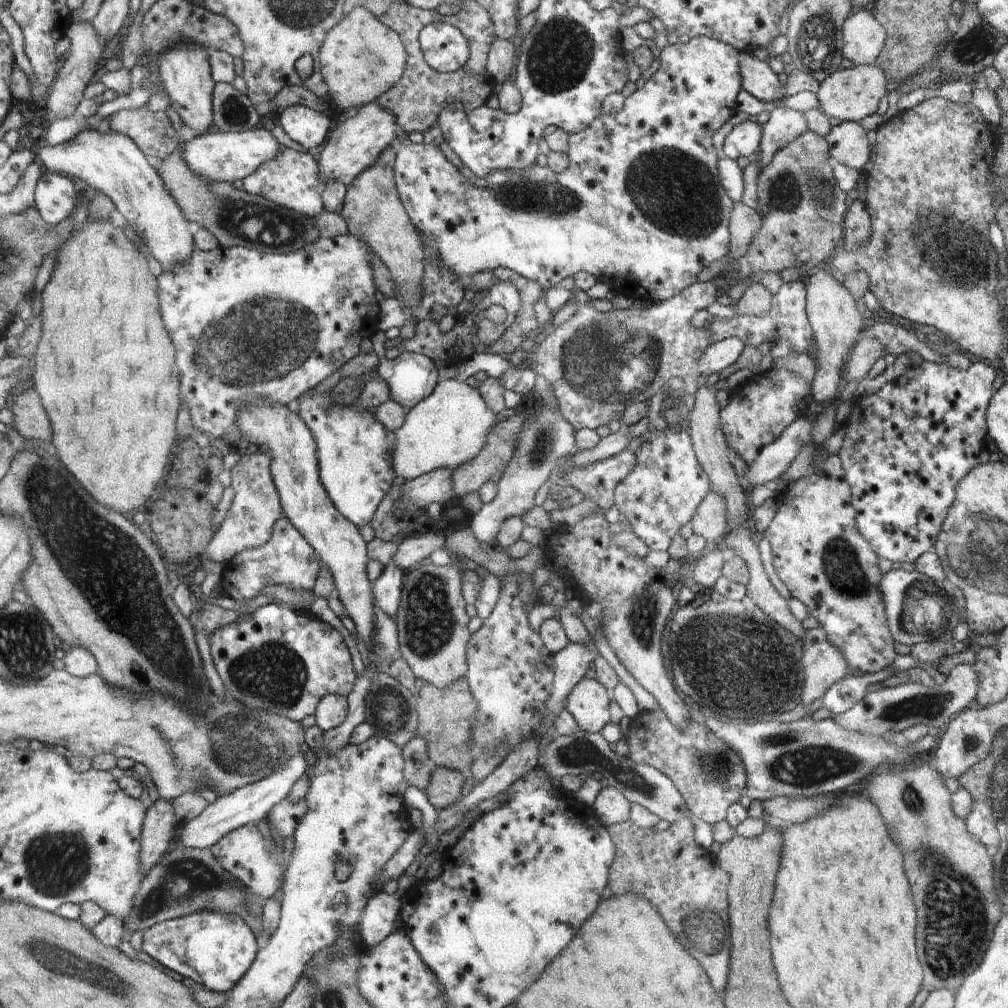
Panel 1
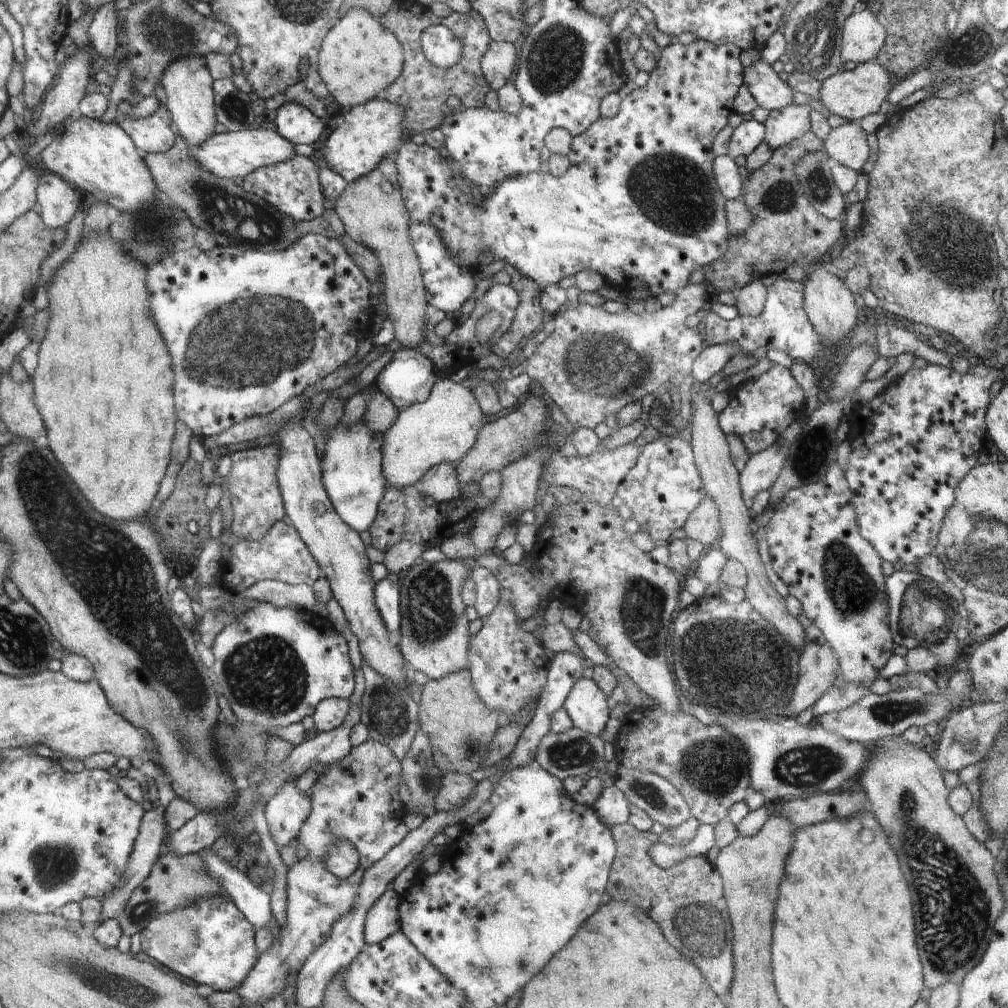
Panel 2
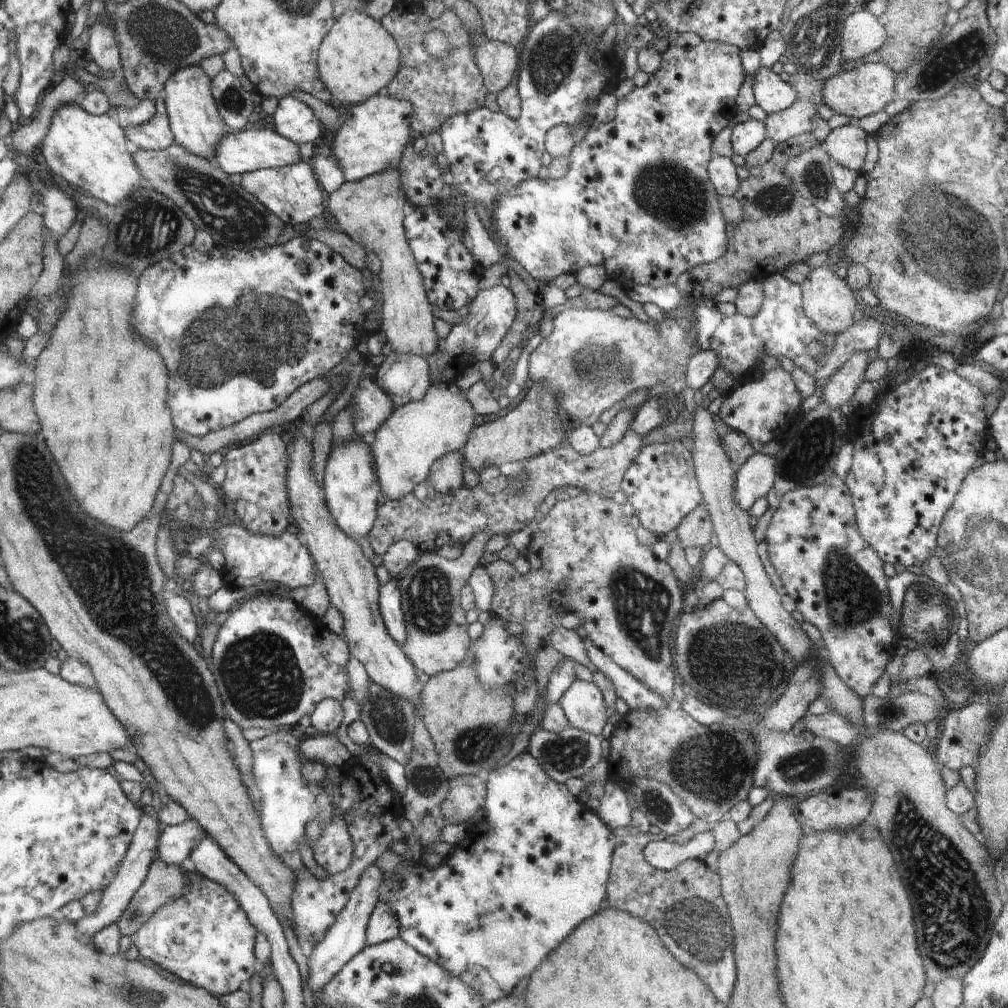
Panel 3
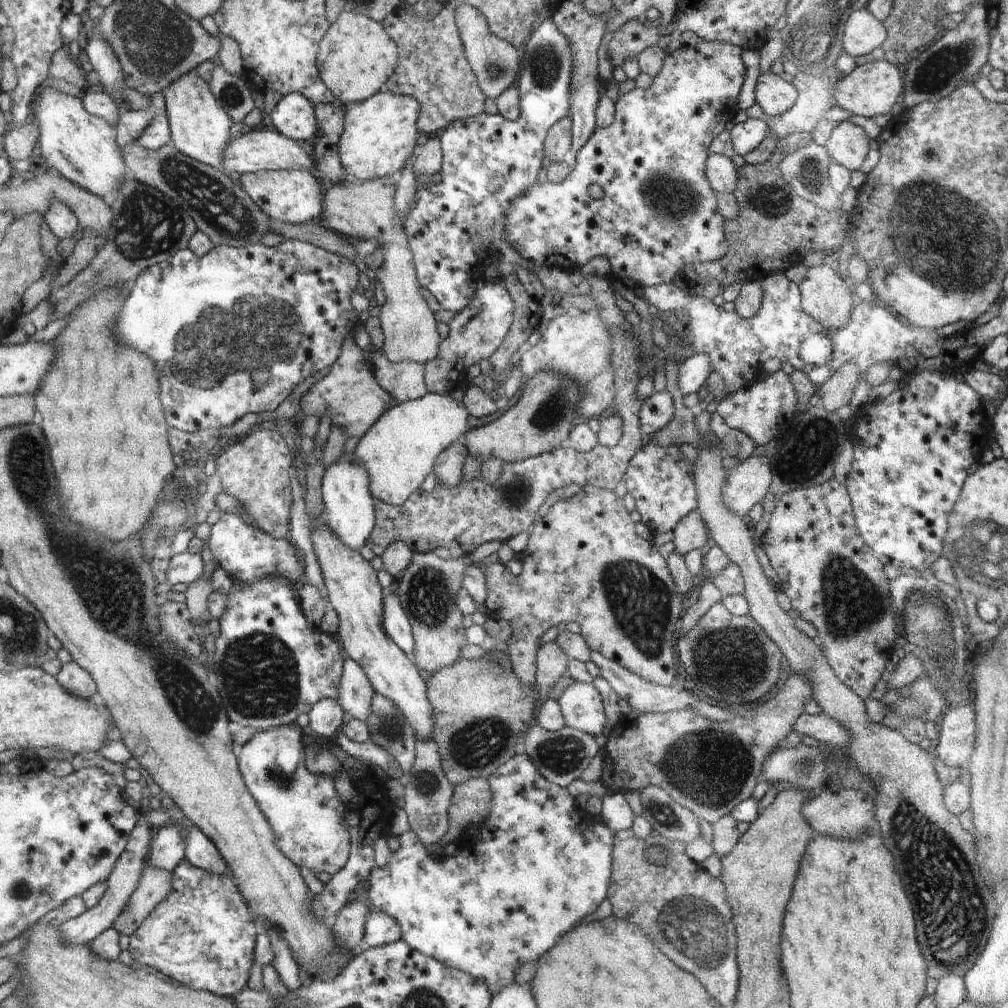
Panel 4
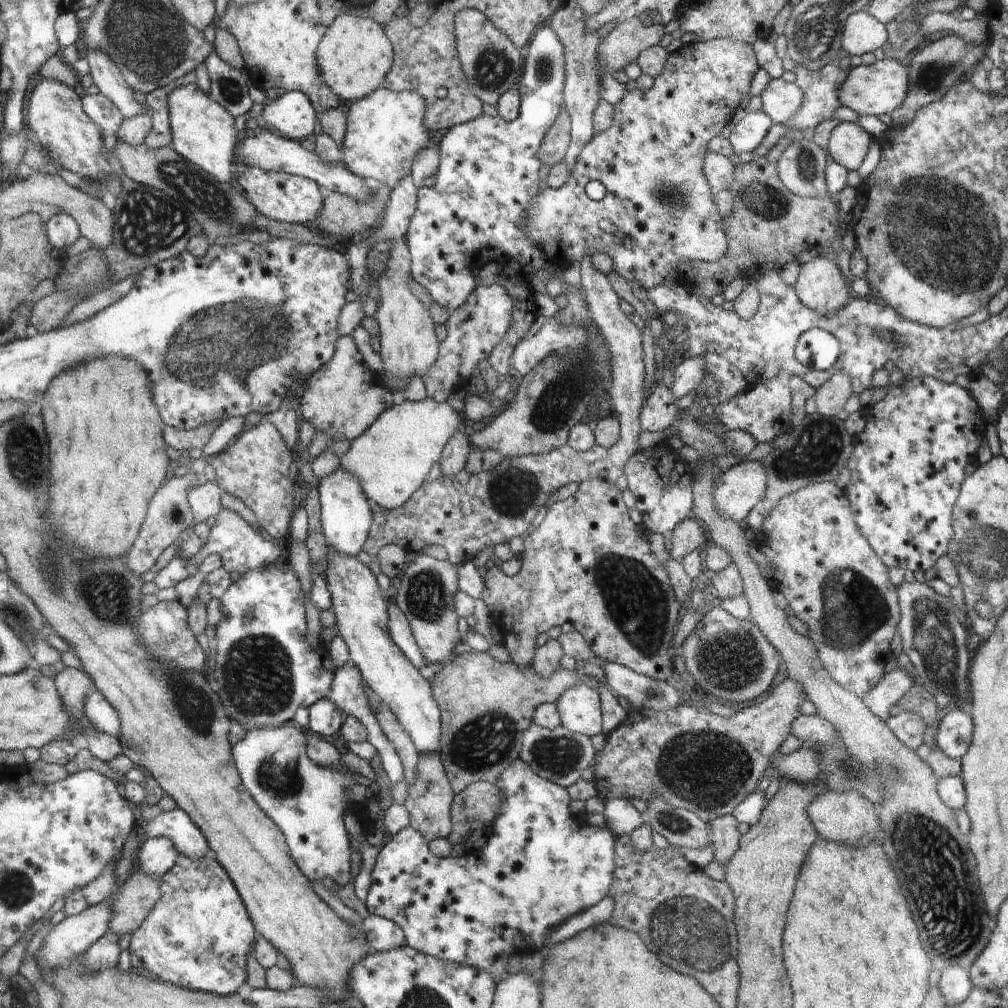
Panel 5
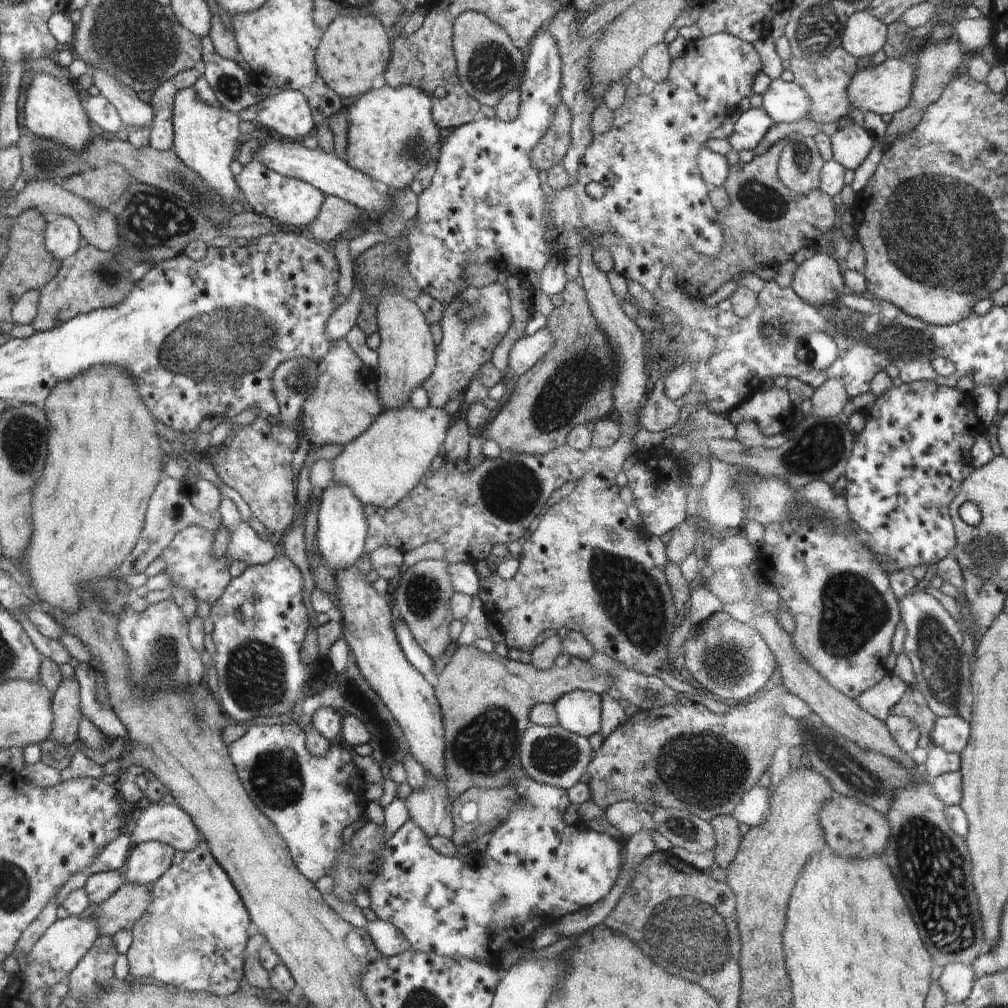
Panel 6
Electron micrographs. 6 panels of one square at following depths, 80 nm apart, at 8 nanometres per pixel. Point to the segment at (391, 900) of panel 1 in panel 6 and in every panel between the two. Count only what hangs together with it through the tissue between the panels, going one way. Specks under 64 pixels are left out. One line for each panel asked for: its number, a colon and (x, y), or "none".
2: (382, 919)
3: (383, 924)
4: (381, 929)
5: (381, 934)
6: (389, 941)

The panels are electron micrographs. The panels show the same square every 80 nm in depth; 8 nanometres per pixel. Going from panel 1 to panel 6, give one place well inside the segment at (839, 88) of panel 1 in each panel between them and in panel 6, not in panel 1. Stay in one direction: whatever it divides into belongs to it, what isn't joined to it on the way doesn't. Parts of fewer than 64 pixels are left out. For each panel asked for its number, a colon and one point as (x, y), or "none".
2: (854, 94)
3: (865, 90)
4: (871, 89)
5: (881, 87)
6: (887, 88)

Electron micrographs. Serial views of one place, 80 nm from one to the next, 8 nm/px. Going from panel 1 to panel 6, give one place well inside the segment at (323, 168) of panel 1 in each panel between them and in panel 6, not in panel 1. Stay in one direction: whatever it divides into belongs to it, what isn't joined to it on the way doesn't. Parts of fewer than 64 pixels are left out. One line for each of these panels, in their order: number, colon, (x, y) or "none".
2: (369, 133)
3: (372, 135)
4: (380, 132)
5: (386, 129)
6: (392, 134)

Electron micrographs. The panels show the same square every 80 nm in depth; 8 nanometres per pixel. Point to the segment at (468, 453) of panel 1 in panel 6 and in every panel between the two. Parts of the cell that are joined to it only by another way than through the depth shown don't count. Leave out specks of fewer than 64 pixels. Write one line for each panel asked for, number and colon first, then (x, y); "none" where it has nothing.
2: (445, 426)
3: (417, 434)
4: (399, 450)
5: (392, 459)
6: (383, 465)

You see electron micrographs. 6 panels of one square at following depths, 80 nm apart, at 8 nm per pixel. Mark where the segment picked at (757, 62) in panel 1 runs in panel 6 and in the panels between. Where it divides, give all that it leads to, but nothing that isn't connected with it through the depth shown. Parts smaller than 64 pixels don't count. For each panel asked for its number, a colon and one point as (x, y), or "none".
2: (769, 91)
3: (773, 94)
4: (775, 95)
5: (780, 99)
6: (784, 101)

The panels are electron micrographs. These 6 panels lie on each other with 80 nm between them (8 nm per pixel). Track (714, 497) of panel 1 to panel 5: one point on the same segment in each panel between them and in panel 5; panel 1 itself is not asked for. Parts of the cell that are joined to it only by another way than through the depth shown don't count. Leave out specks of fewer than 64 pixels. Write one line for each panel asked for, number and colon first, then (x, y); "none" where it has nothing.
2: (704, 525)
3: (695, 529)
4: (689, 534)
5: (687, 536)

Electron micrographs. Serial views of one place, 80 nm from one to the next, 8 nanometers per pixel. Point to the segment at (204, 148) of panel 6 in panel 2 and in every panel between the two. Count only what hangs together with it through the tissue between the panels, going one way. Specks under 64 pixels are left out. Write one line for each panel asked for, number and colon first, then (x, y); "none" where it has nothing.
2: (187, 82)
3: (195, 120)
4: (200, 127)
5: (203, 131)

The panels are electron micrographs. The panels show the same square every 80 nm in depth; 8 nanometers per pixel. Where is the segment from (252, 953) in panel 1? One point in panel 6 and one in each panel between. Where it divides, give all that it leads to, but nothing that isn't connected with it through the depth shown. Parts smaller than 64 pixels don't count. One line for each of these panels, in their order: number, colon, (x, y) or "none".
2: (211, 942)
3: (205, 937)
4: (202, 935)
5: (198, 934)
6: (193, 934)

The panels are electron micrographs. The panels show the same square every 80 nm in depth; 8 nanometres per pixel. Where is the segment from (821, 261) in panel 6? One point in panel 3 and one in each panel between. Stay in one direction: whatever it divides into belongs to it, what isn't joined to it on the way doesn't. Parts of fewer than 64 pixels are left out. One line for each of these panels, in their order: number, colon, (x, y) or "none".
3: (828, 302)
4: (824, 295)
5: (820, 285)

